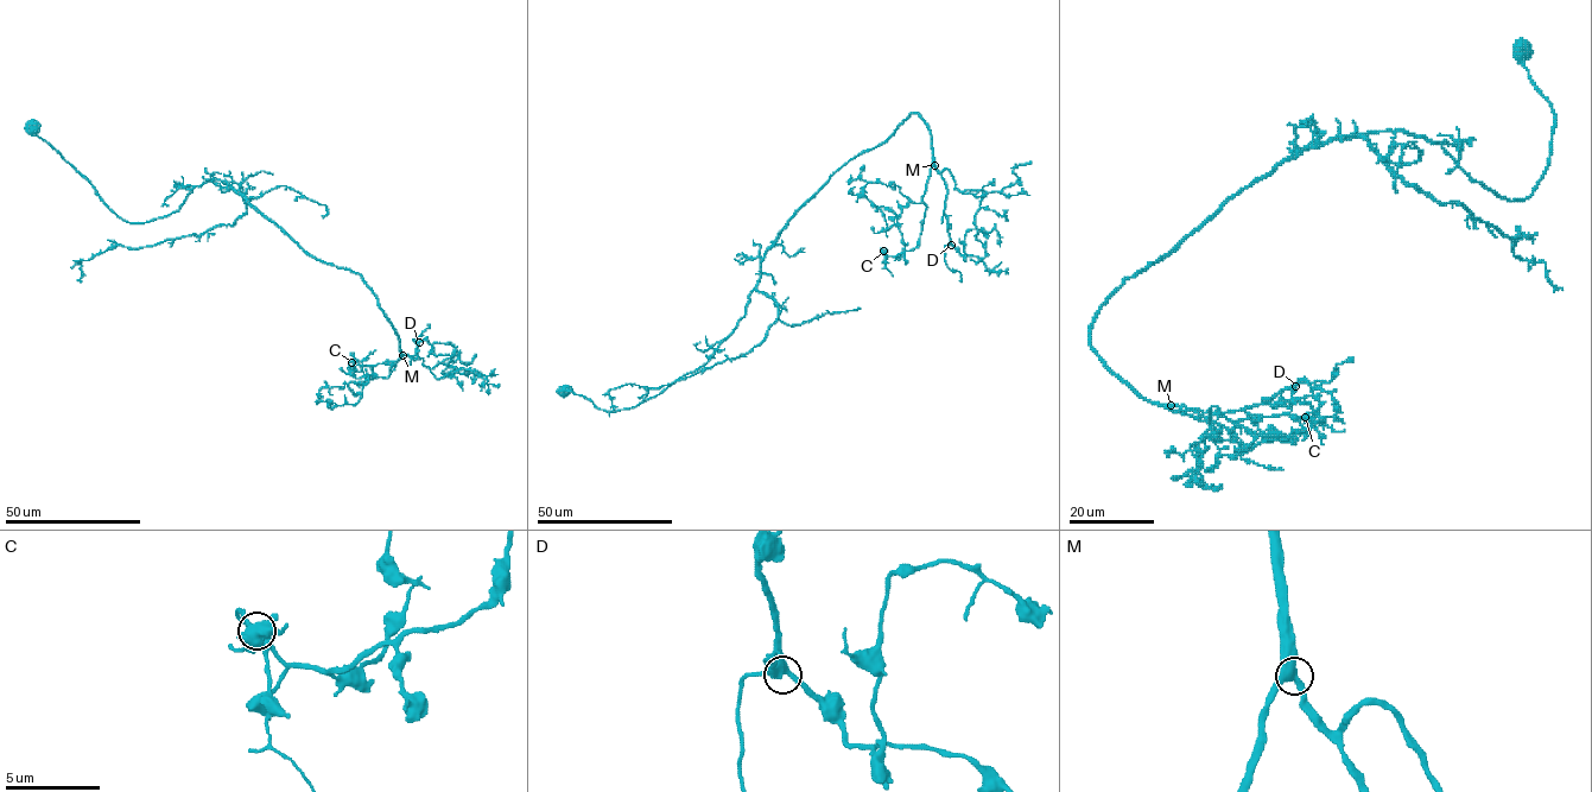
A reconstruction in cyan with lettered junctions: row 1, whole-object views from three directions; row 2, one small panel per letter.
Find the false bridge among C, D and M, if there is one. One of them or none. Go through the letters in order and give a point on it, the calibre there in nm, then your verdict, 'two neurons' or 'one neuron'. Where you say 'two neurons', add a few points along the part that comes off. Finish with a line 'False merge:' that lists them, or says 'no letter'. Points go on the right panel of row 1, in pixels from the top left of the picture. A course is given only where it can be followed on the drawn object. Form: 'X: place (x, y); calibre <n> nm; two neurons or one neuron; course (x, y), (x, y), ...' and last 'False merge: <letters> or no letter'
C: place (1305, 417); calibre 360 nm; one neuron
D: place (1295, 386); calibre 400 nm; one neuron
M: place (1171, 405); calibre 420 nm; one neuron
False merge: no letter

